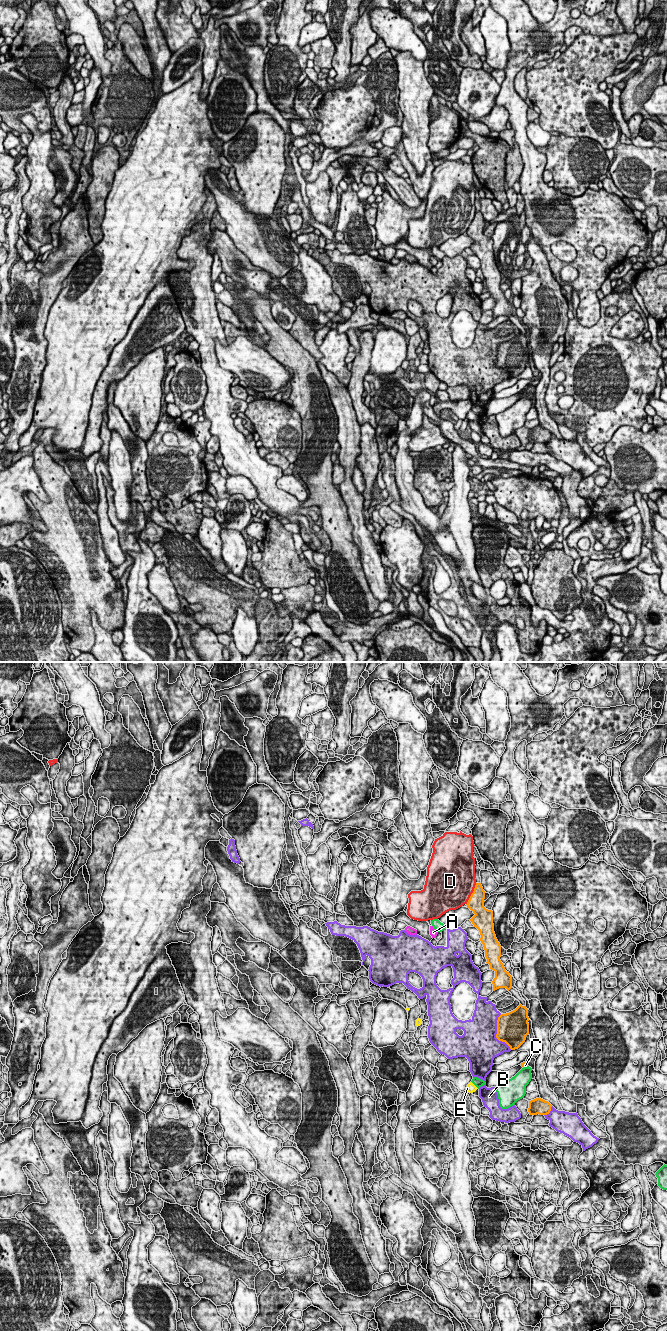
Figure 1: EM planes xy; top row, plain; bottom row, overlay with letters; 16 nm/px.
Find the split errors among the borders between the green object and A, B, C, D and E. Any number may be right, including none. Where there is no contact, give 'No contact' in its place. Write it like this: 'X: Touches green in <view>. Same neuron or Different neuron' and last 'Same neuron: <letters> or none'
A: Touches green in xy. Different neuron
B: Touches green in xy. Different neuron
C: Touches green in xy. Different neuron
D: Touches green in xy. Different neuron
E: Touches green in xy. Different neuron
Same neuron: none

